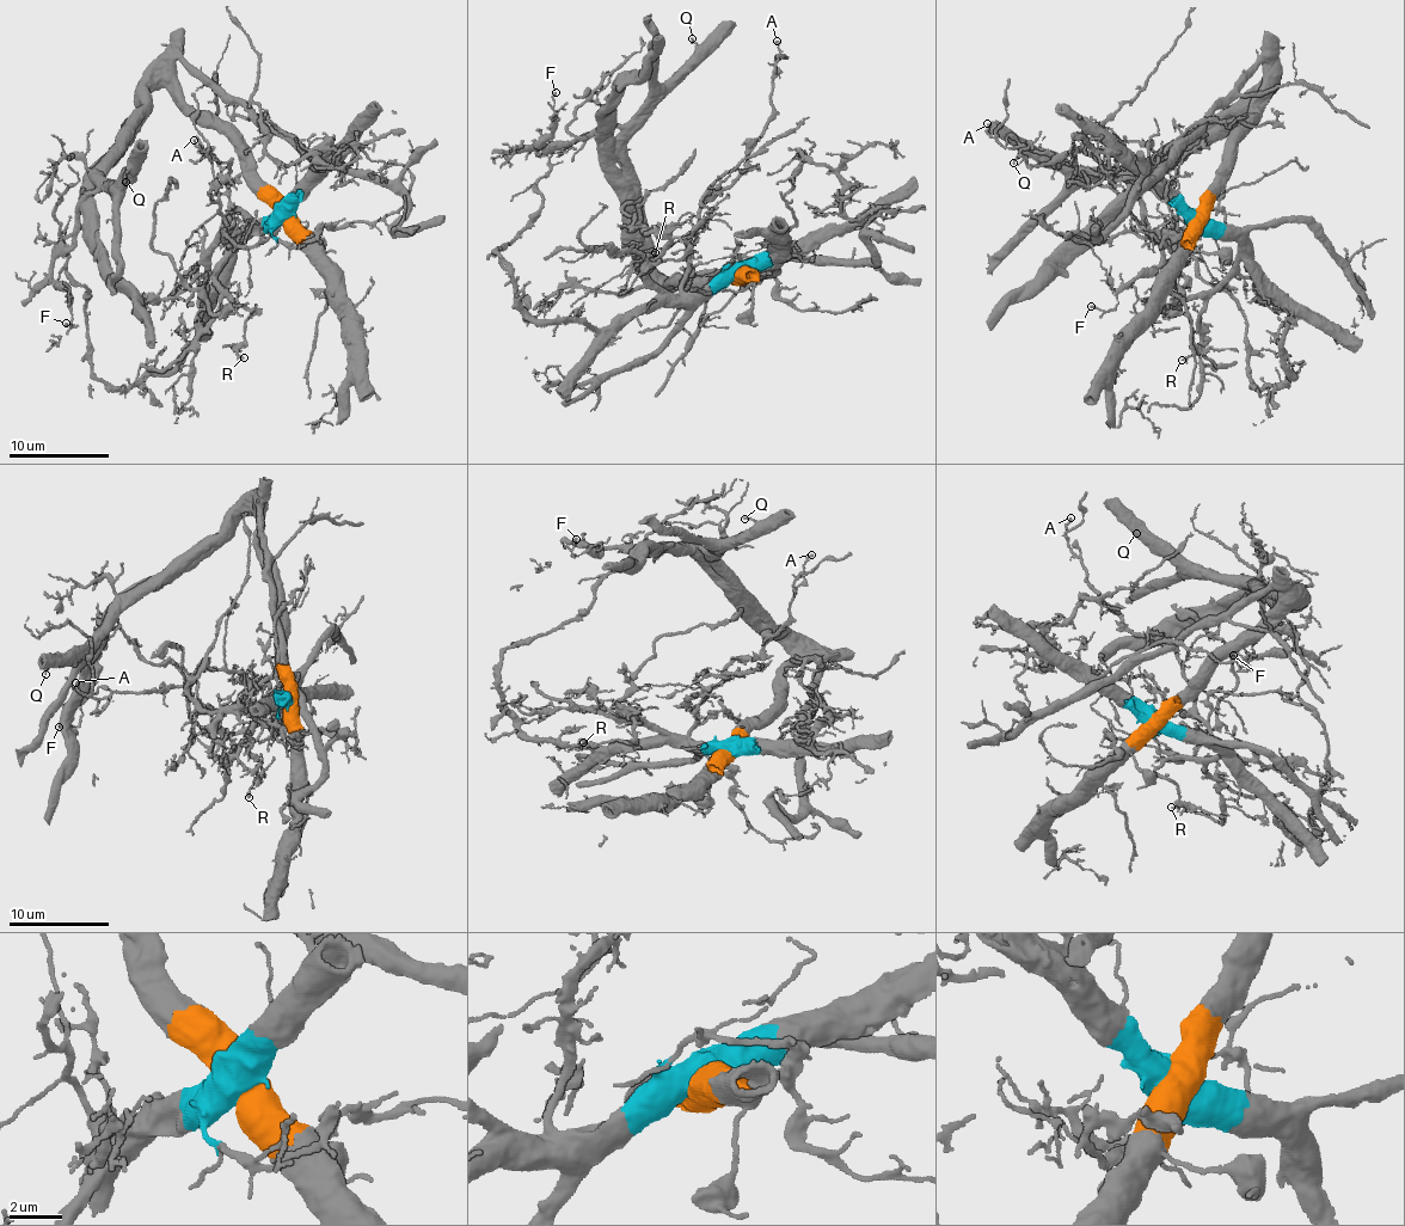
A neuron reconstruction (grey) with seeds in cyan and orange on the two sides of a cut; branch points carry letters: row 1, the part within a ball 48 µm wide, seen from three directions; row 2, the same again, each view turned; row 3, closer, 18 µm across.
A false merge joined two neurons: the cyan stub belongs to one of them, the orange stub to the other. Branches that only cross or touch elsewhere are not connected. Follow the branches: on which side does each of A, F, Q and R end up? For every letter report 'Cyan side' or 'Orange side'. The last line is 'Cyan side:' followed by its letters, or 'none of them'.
A: Cyan side
F: Orange side
Q: Orange side
R: Cyan side
Cyan side: A, R

